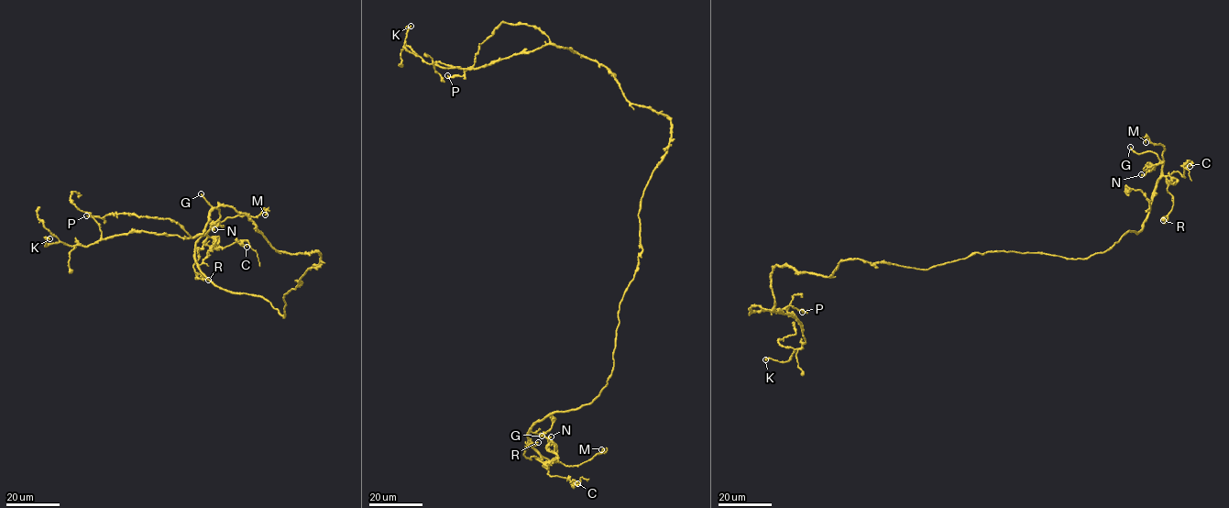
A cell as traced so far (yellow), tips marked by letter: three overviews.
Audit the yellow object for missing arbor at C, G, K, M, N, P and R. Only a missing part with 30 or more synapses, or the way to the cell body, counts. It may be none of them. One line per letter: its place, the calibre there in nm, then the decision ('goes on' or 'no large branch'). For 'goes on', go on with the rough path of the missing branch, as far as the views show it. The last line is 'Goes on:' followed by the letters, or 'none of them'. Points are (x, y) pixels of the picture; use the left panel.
C: (246, 247) | 130 nm | no large branch
G: (201, 193) | 240 nm | goes on | (201, 193), (181, 170), (177, 149)
K: (49, 238) | 360 nm | no large branch
M: (265, 215) | 180 nm | no large branch
N: (214, 229) | 240 nm | no large branch
P: (86, 215) | 240 nm | no large branch
R: (208, 280) | 160 nm | no large branch
Goes on: G

